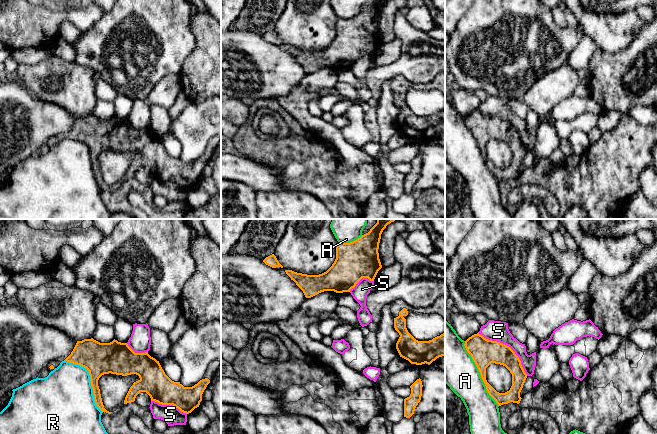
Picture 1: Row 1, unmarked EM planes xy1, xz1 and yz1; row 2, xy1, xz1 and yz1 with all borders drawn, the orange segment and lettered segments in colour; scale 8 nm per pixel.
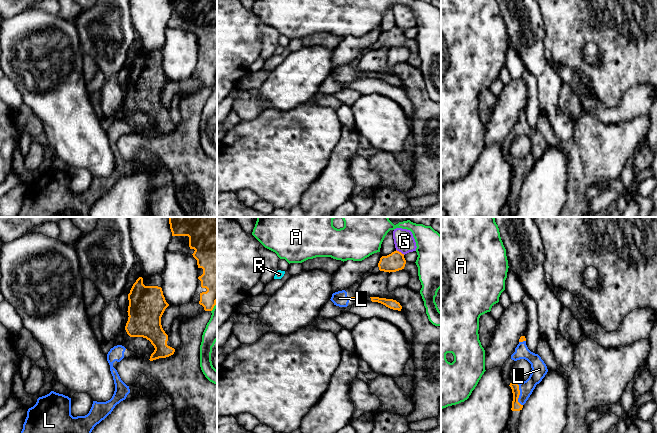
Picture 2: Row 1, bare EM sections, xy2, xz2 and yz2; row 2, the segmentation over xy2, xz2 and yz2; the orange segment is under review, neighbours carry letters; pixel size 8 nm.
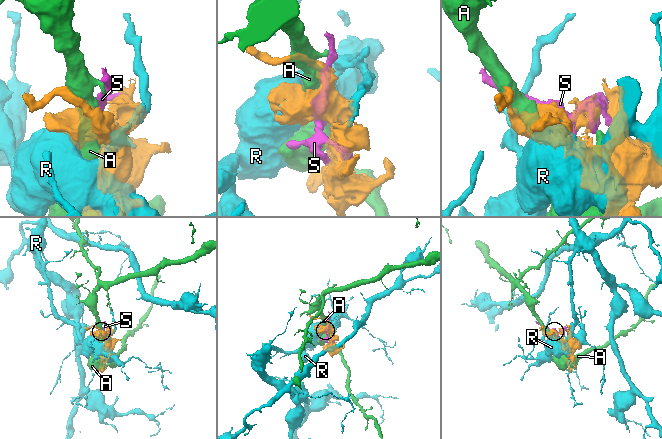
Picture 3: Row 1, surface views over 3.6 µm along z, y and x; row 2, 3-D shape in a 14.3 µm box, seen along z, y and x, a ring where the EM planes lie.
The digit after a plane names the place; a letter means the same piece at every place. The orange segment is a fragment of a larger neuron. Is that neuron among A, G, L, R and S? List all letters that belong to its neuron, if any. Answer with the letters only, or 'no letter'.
L

